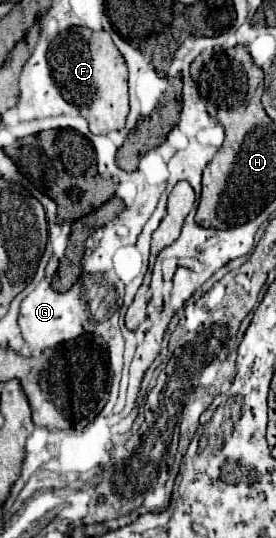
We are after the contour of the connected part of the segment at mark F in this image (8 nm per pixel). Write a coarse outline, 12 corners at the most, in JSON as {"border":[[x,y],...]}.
{"border":[[62,31],[48,65],[94,135],[124,127],[128,71],[106,31]]}

